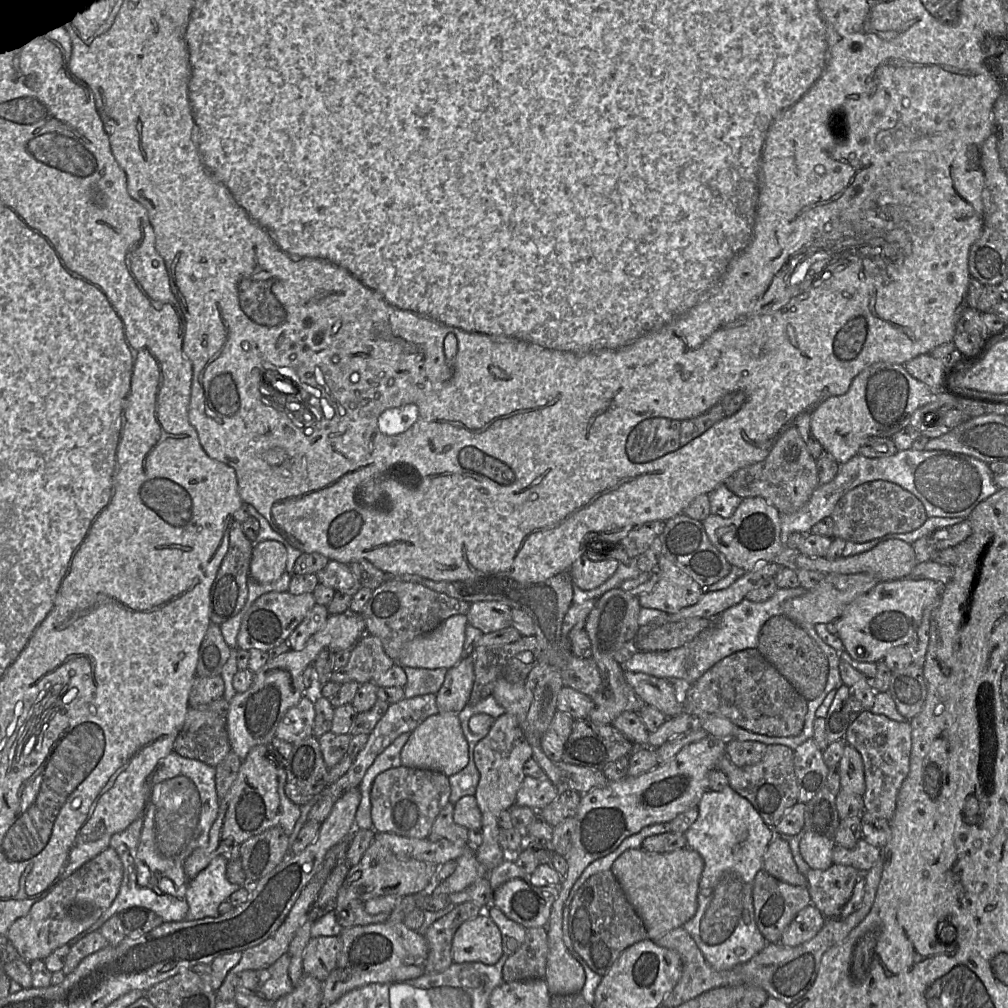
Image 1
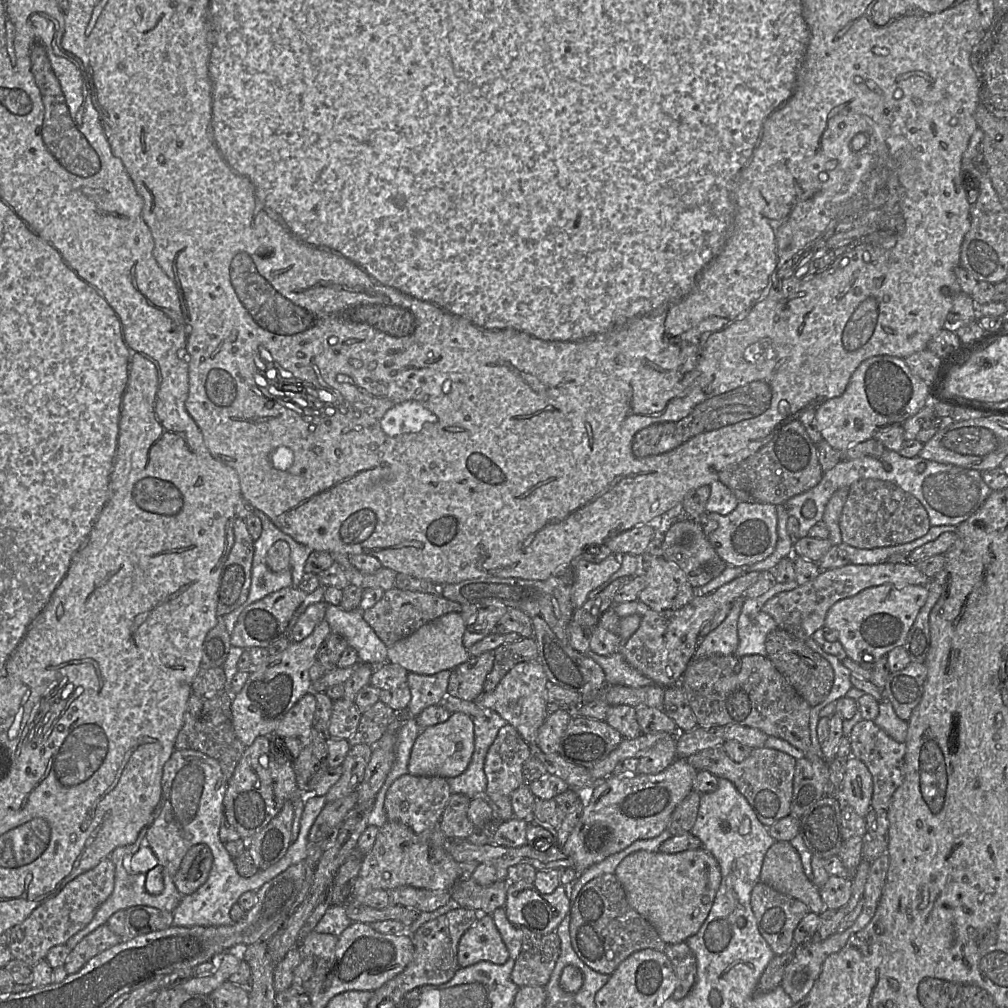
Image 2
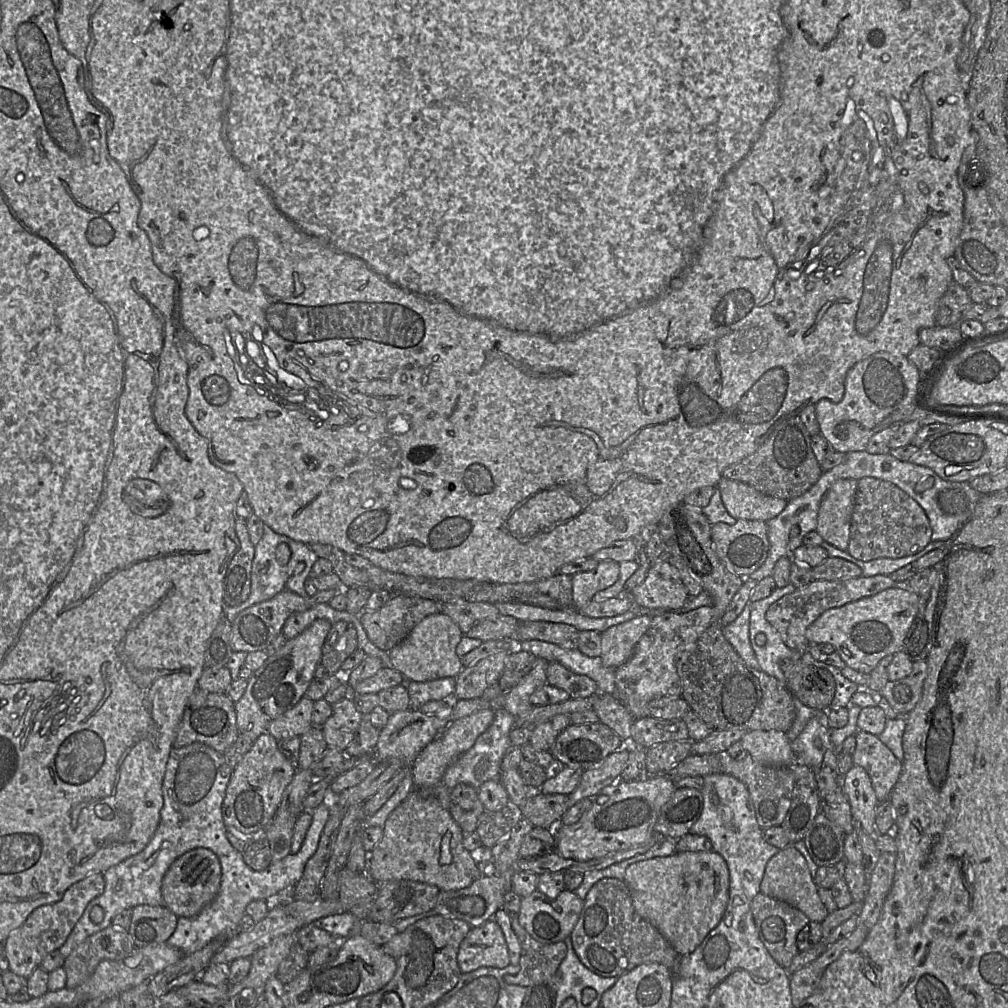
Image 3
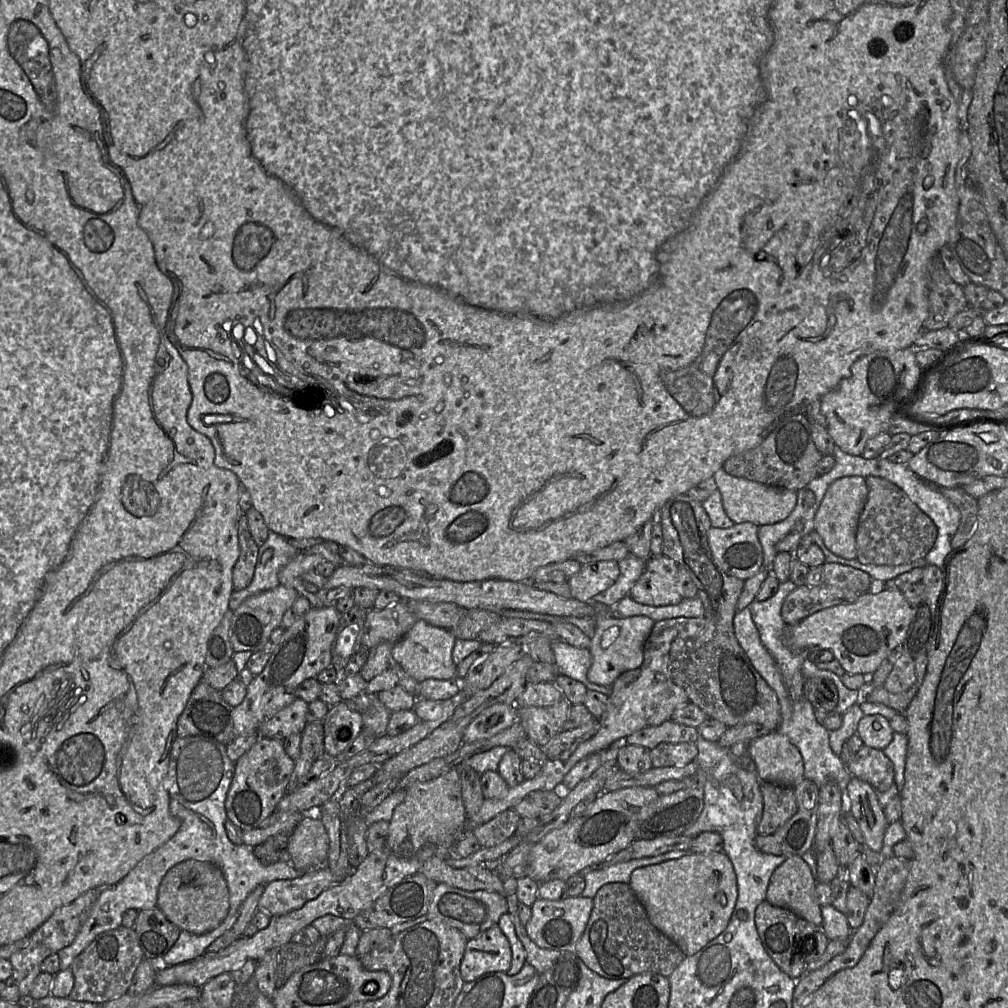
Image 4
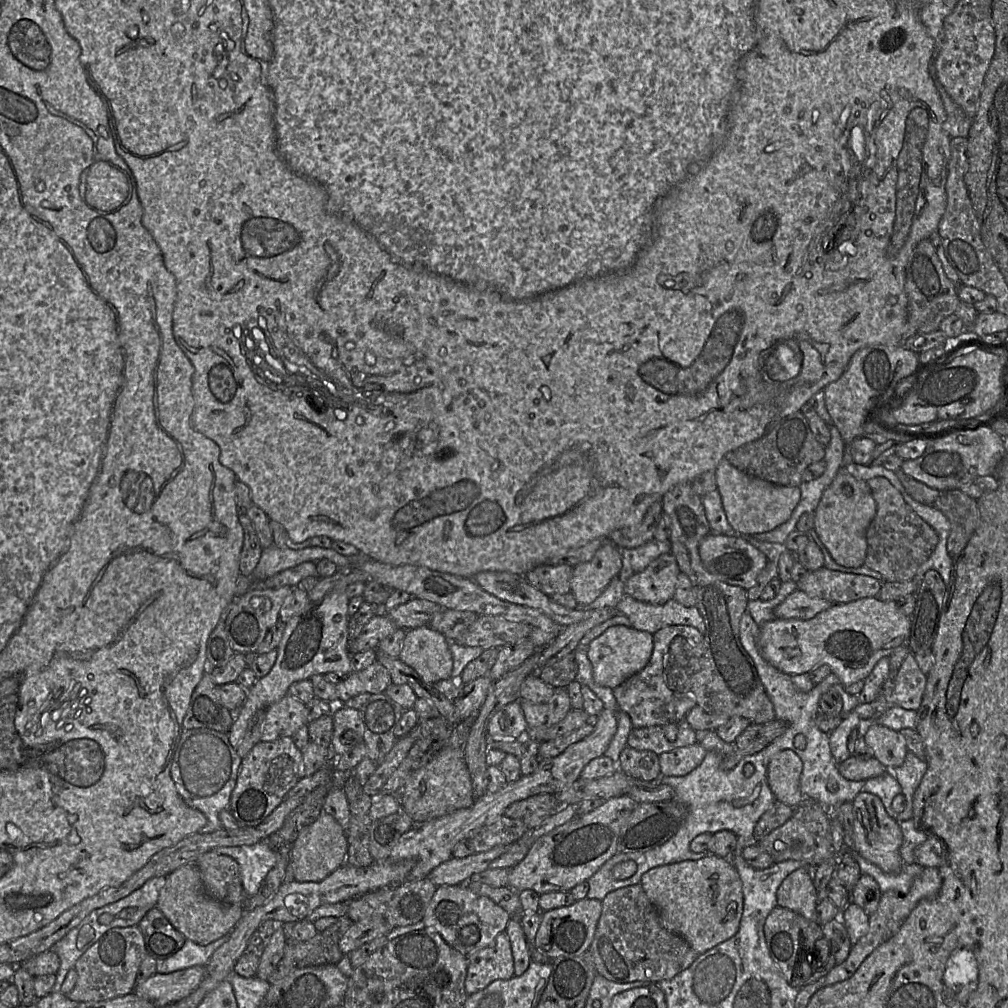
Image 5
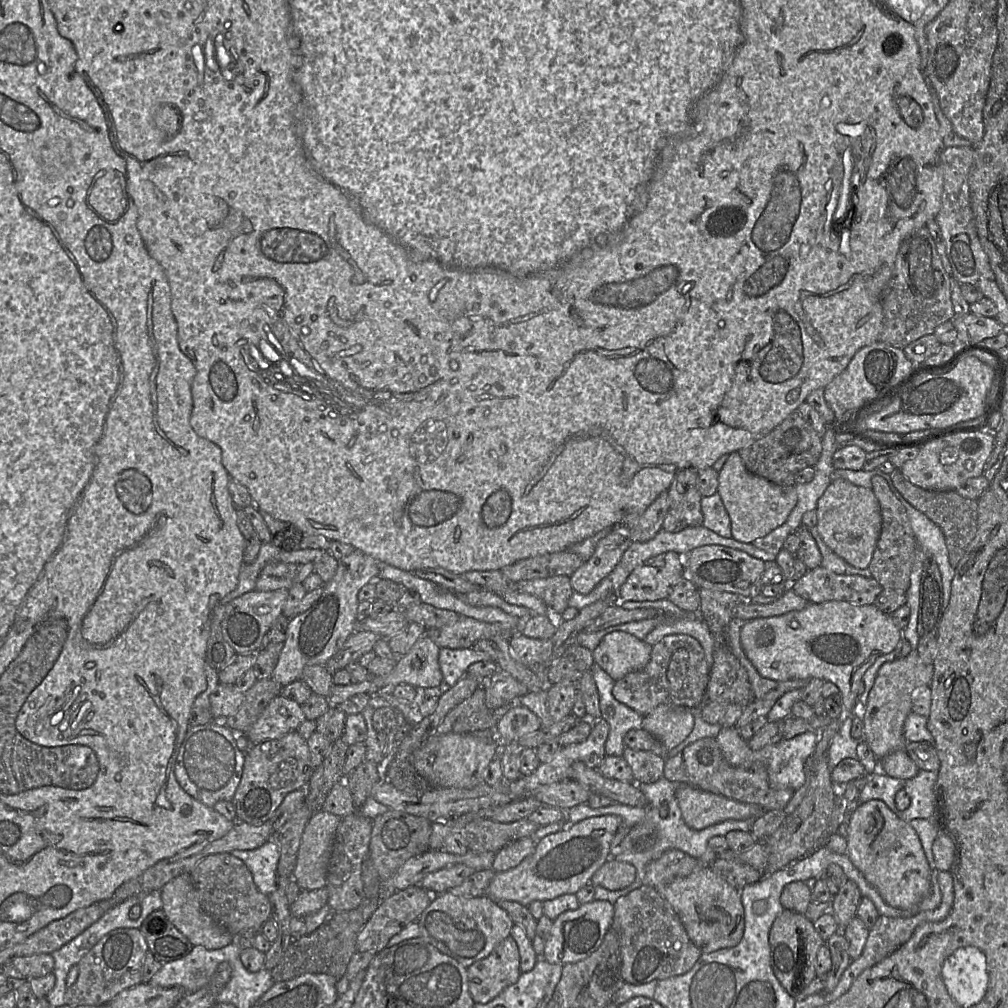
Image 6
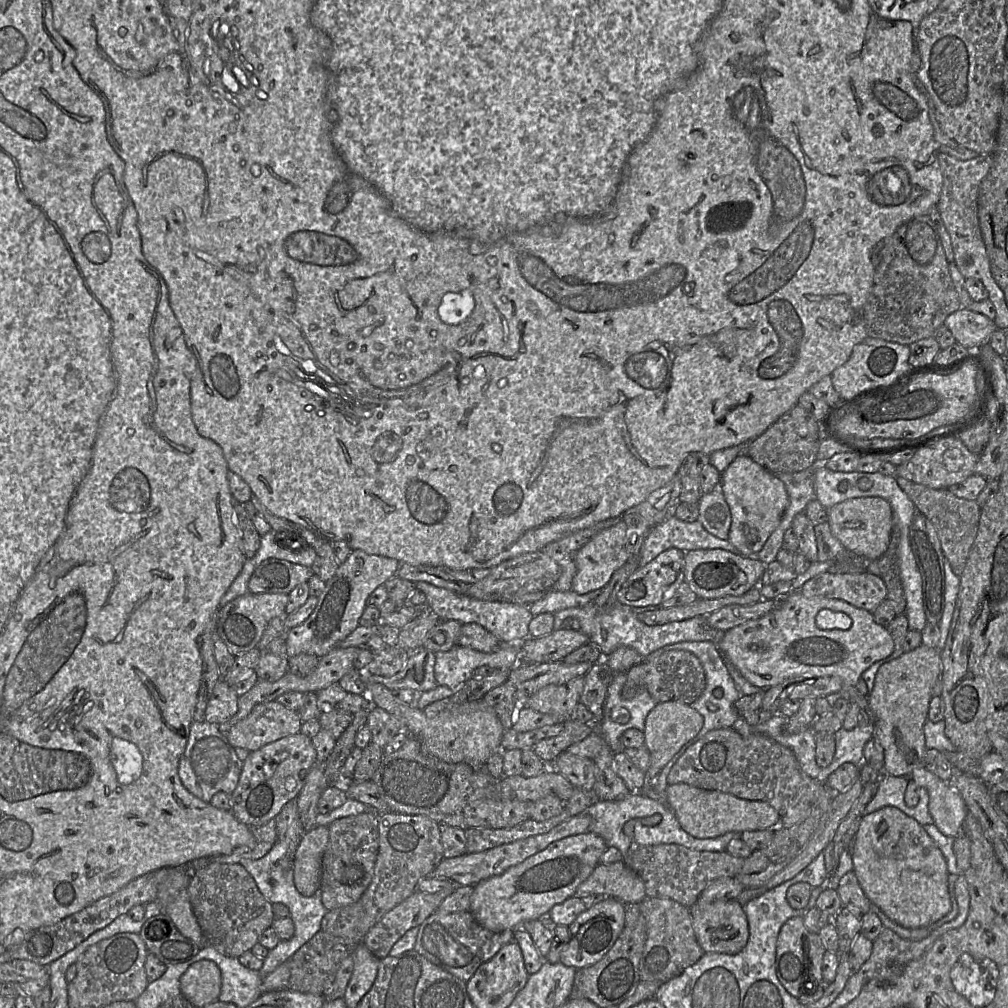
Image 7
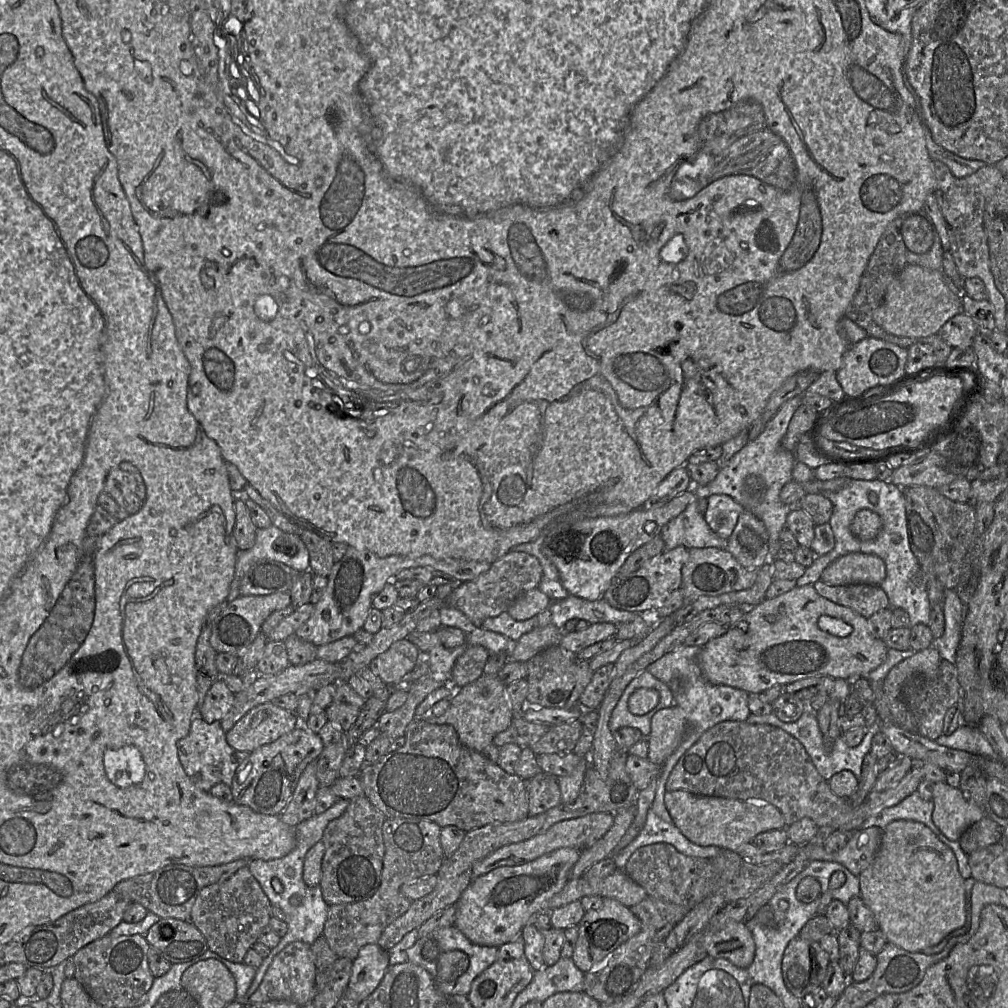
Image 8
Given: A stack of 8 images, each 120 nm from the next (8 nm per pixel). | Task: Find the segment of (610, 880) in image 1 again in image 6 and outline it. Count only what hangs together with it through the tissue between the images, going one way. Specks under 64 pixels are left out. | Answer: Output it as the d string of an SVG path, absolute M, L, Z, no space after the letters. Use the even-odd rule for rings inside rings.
M643 884L613 904L610 929L619 937L621 976L625 983L641 985L688 972L702 955L668 901L654 887Z

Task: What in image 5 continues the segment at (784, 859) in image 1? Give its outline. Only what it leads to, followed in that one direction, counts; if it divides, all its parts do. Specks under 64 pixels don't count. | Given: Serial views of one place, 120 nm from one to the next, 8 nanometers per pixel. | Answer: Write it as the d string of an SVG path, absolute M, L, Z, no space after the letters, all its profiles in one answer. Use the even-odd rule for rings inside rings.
M807 868L790 873L776 892L776 907L789 909L807 920L817 922L817 891Z

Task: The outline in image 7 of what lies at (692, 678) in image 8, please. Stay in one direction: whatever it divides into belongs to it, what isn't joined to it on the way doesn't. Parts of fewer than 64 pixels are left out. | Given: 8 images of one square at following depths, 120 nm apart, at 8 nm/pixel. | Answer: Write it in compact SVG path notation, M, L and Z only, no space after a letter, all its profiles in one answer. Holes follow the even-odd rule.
M696 641L696 642L679 642L671 645L667 645L657 651L651 653L647 658L644 659L645 663L649 663L654 659L658 658L664 652L669 650L684 650L695 655L704 669L705 673L705 688L699 698L690 704L694 710L696 710L704 718L704 724L700 732L688 741L684 746L683 750L676 753L671 760L664 766L659 775L654 780L651 786L654 788L655 792L660 795L660 799L665 800L665 790L668 787L667 775L669 771L676 763L678 758L687 750L687 748L705 736L708 732L720 728L732 727L736 720L740 717L737 709L735 708L735 702L741 697L742 693L737 688L733 678L731 677L728 668L726 667L726 661L719 651L716 644L711 641Z

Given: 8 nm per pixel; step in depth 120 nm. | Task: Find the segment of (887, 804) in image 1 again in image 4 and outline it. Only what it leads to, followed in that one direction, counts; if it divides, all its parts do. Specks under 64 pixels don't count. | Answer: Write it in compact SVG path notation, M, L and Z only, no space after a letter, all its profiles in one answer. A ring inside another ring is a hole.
M865 744L846 767L852 776L869 783L877 793L887 791L895 783L893 762L883 750Z

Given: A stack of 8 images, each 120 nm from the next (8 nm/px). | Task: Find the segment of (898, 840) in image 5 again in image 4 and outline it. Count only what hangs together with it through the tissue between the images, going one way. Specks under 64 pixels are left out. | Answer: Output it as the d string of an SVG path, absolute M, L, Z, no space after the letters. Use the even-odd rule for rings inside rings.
M852 777L846 788L847 810L855 817L867 846L883 852L885 830L889 823L875 789L867 782Z

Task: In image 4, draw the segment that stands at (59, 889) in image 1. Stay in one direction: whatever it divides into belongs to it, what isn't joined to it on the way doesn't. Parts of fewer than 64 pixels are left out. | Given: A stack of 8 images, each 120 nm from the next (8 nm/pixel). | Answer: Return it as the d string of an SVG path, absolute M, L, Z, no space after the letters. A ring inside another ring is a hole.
M90 889L71 903L57 908L43 924L23 938L26 939L26 945L8 958L12 965L11 976L18 984L20 995L28 995L30 993L34 980L41 972L42 961L73 942L98 898L98 891L99 889Z

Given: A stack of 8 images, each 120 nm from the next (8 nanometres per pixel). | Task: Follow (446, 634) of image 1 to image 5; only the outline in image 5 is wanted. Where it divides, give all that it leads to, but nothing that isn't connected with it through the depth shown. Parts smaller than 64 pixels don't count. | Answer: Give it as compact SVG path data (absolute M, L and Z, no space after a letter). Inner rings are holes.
M419 626L406 631L398 658L413 668L428 684L451 678L453 659L449 647L450 641L430 626Z

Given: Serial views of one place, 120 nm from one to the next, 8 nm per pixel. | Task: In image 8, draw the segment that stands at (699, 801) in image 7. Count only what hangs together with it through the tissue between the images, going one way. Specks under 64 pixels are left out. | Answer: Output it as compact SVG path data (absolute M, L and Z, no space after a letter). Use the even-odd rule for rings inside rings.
M684 790L666 791L664 803L674 825L691 842L700 846L718 846L723 850L735 851L744 844L763 832L785 829L785 820L777 807L771 803L742 801L723 797L698 796Z

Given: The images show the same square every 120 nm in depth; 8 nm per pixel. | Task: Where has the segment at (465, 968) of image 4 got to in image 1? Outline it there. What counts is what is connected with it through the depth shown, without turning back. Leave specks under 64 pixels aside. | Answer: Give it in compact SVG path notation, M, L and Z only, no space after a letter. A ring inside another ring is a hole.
M481 912L457 929L451 954L454 963L495 964L503 954L501 932L489 915Z

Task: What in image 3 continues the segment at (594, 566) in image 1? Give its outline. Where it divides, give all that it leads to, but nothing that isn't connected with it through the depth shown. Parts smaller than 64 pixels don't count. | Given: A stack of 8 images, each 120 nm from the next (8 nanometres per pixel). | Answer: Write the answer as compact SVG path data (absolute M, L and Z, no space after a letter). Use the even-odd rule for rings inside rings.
M613 560L599 561L595 569L572 576L572 607L582 609L593 596L613 585L620 573L619 563Z

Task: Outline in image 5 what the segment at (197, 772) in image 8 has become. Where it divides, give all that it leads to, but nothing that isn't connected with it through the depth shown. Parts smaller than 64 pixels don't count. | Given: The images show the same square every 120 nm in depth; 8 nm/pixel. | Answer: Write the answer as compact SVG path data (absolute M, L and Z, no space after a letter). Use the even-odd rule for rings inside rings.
M208 728L182 729L171 765L171 778L185 804L205 815L208 831L222 828L219 815L229 807L241 762L227 733Z

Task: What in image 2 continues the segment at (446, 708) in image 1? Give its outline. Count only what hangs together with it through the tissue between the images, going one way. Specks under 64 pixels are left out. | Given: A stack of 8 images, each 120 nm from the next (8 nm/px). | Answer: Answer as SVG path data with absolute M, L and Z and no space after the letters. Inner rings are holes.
M488 651L479 656L470 657L451 670L447 695L465 701L474 701L483 693L487 675L493 668L494 652Z

